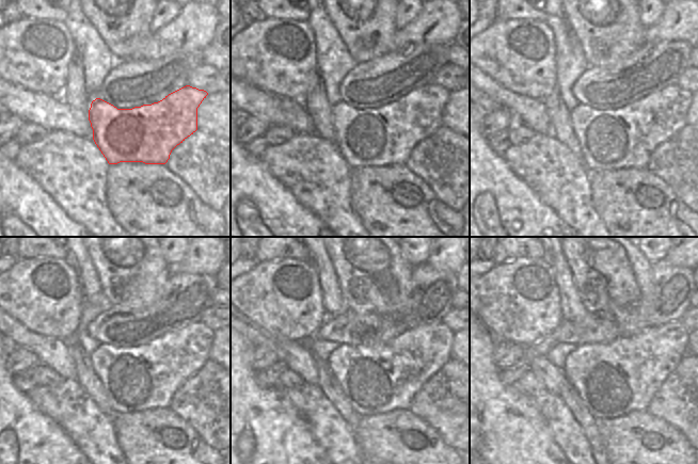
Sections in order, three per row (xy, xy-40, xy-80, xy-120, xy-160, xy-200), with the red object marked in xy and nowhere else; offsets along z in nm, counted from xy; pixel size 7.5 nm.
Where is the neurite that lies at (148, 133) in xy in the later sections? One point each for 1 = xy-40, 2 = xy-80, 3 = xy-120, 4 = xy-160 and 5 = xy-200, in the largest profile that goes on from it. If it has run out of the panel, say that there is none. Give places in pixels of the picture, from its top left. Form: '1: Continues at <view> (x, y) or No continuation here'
1: Continues at xy-40 (385, 136)
2: Continues at xy-80 (624, 138)
3: Continues at xy-120 (145, 377)
4: Continues at xy-160 (378, 379)
5: Continues at xy-200 (614, 379).

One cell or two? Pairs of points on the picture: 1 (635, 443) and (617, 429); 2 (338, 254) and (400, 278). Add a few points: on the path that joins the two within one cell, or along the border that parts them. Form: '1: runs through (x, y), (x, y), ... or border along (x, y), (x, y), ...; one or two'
1: runs through (631, 442), (621, 433); one
2: runs through (352, 274), (362, 274), (380, 292), (394, 291); one

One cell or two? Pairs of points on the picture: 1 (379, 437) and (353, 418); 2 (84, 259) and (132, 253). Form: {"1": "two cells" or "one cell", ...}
{"1": "two cells", "2": "two cells"}

